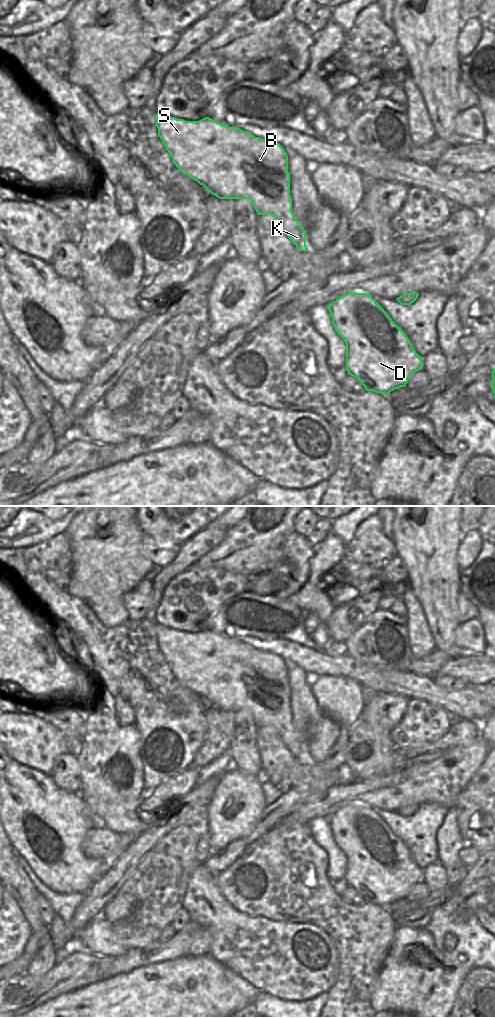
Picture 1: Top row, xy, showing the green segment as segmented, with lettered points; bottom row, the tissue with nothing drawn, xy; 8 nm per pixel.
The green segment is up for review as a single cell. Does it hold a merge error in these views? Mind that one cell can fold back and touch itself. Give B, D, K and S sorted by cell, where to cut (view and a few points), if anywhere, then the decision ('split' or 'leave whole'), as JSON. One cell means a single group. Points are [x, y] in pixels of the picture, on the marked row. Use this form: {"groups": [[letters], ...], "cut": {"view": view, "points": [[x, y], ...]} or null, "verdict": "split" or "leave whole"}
{"groups": [["B", "D", "K", "S"]], "cut": null, "verdict": "leave whole"}

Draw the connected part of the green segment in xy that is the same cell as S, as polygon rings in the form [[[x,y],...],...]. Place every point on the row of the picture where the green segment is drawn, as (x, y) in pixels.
[[[156,114],[158,136],[179,171],[203,185],[219,199],[249,199],[258,215],[271,215],[298,251],[307,251],[306,231],[292,212],[288,156],[275,141],[255,137],[209,117],[185,121]]]

